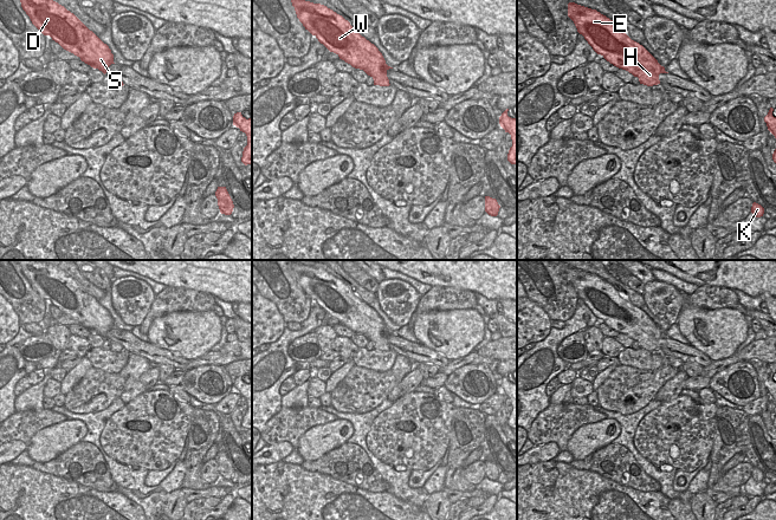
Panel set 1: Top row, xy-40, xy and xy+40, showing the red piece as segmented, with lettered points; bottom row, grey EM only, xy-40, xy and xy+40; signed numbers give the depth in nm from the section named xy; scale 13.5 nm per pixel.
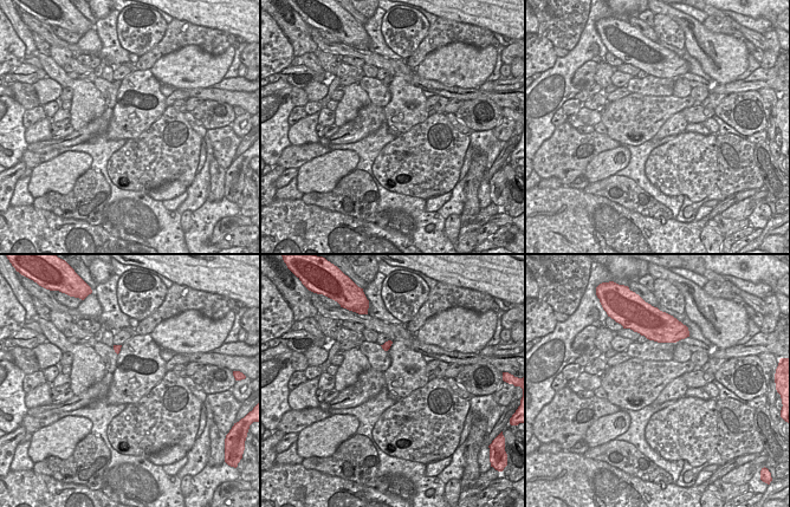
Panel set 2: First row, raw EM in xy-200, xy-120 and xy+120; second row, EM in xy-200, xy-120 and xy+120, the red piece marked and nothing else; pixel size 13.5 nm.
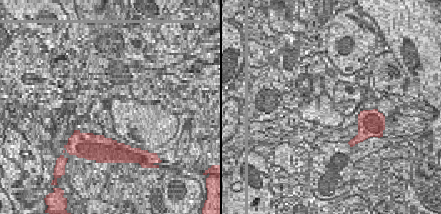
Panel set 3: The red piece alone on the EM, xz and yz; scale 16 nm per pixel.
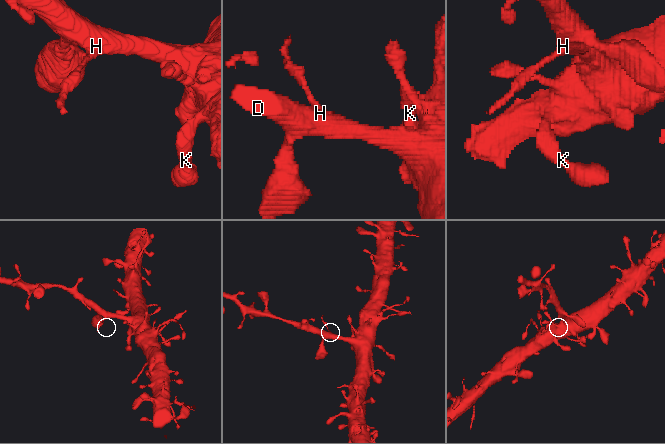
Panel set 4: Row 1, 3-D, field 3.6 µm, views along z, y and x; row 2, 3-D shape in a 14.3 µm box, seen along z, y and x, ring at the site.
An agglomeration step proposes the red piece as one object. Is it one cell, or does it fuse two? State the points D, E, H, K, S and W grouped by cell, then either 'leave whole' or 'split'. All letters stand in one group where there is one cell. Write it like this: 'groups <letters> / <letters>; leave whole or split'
groups D E H K S W; leave whole

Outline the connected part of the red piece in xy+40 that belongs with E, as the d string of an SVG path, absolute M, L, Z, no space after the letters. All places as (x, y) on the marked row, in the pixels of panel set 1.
M569 2L568 17L597 54L638 77L640 84L658 85L659 74L668 73L642 45L632 40L613 20L596 9Z

